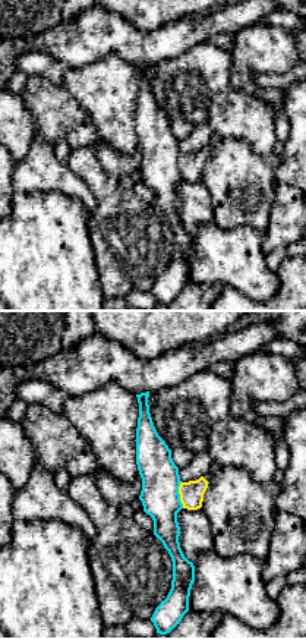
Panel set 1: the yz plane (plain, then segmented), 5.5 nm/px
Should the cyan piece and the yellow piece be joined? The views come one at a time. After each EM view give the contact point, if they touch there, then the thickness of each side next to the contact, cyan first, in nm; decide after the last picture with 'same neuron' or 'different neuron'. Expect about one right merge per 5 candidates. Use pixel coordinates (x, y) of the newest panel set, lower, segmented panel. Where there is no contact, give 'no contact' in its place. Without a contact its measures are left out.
meets cyan at (179, 494); 220 nm thick on the cyan side, 130 nm on the other

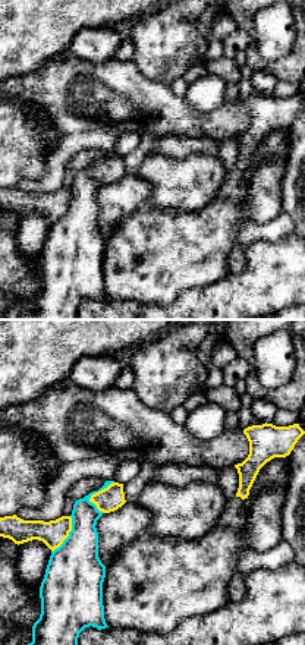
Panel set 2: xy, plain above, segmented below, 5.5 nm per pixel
meets cyan at (94, 493); 160 nm thick on the cyan side, 140 nm on the other

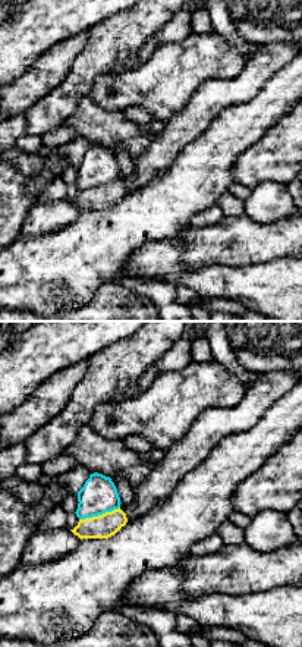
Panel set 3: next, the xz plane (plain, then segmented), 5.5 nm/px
meets cyan at (98, 514); 200 nm thick on the cyan side, 130 nm on the other

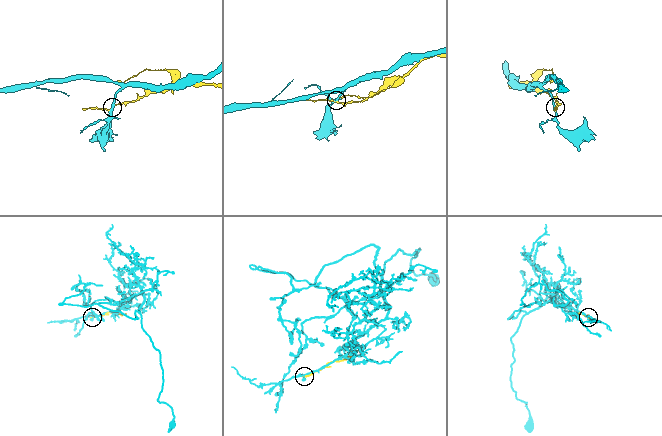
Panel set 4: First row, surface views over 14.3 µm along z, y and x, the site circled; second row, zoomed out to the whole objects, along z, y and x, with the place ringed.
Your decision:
different neuron

